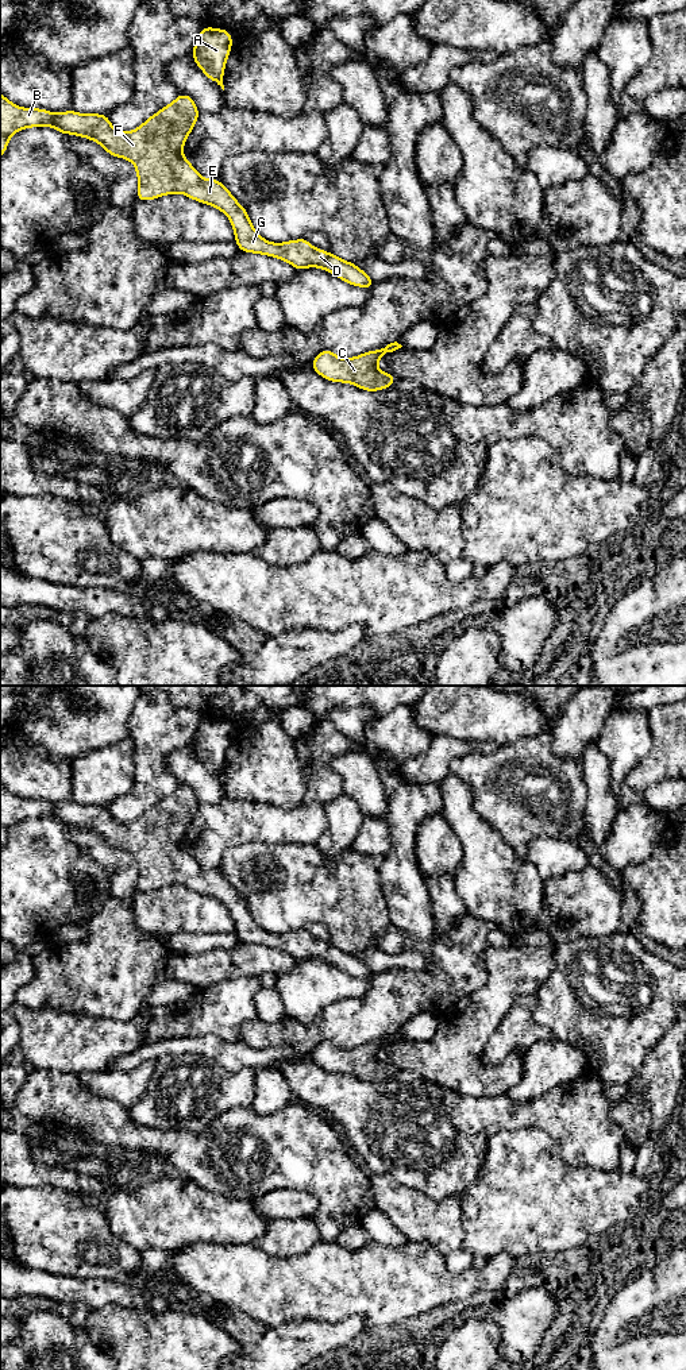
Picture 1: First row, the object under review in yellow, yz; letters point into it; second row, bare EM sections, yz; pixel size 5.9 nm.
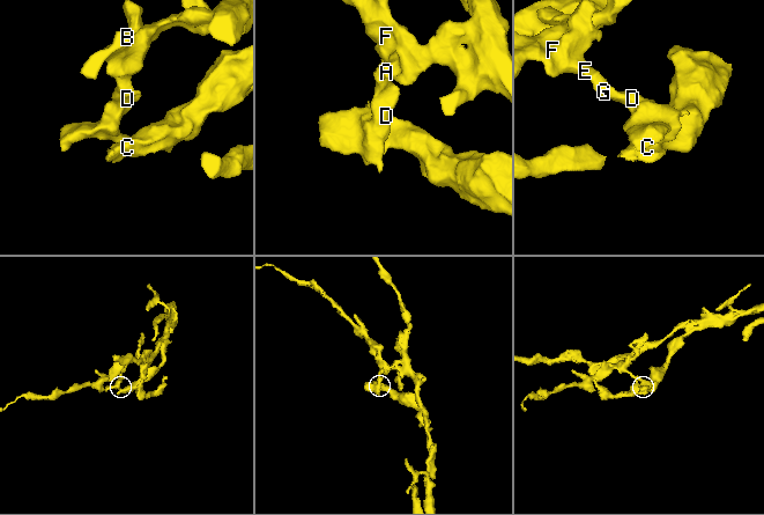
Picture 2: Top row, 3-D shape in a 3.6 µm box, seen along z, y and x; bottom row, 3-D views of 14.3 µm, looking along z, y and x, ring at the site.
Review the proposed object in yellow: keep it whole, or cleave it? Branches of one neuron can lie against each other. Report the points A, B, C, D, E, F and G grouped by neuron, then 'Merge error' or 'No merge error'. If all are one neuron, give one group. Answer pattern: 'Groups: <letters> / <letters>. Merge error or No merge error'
Groups: A B D E F G / C. Merge error

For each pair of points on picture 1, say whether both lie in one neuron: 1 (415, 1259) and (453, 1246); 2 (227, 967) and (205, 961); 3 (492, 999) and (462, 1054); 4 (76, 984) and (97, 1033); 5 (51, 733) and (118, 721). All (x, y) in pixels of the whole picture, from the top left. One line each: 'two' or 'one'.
1: two
2: one
3: one
4: two
5: one

